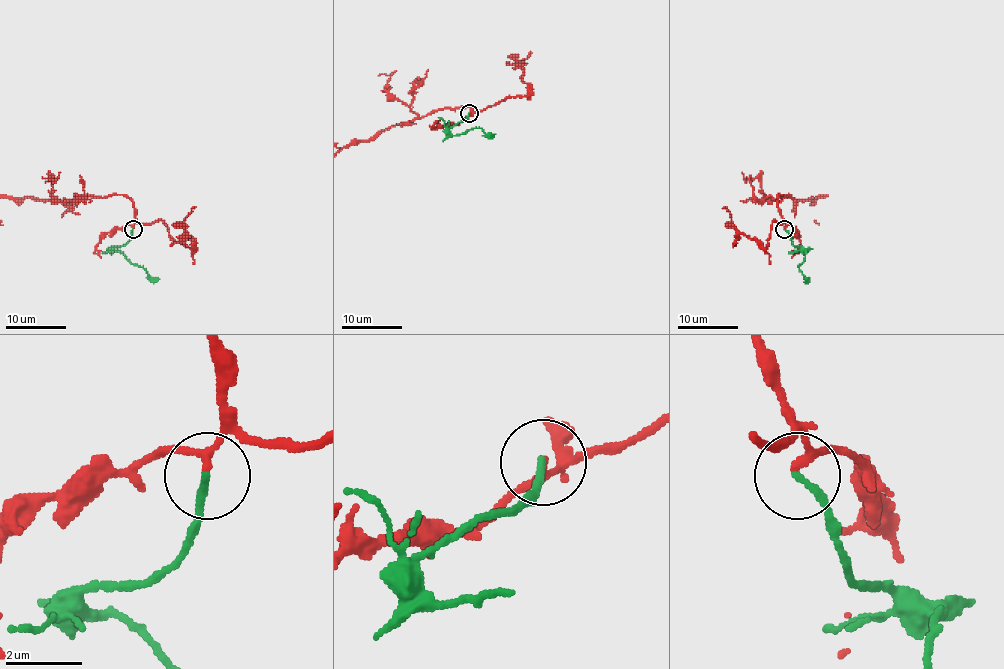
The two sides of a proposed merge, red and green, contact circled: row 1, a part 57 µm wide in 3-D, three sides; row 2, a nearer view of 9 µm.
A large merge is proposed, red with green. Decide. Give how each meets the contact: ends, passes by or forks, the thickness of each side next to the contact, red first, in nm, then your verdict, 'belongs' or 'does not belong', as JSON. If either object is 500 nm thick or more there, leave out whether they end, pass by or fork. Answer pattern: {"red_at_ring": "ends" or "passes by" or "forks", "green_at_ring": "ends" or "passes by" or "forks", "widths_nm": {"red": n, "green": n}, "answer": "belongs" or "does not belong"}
{"red_at_ring": "passes by", "green_at_ring": "ends", "widths_nm": {"red": 170, "green": 200}, "answer": "does not belong"}

